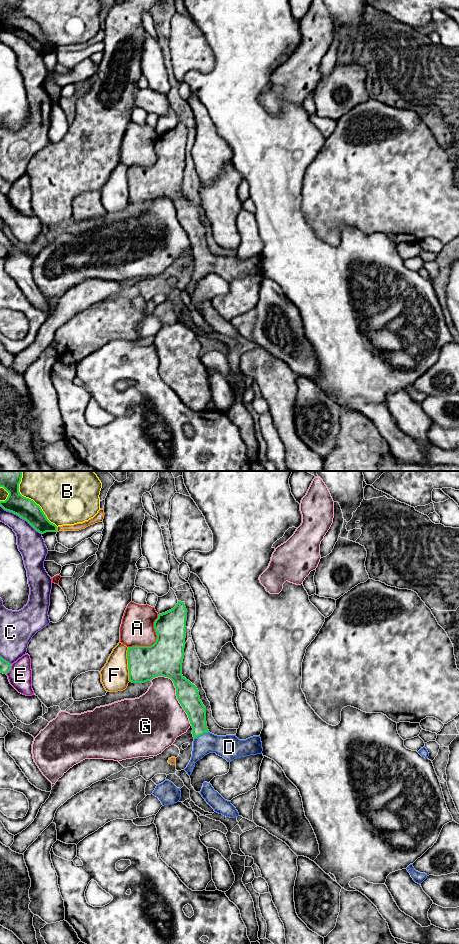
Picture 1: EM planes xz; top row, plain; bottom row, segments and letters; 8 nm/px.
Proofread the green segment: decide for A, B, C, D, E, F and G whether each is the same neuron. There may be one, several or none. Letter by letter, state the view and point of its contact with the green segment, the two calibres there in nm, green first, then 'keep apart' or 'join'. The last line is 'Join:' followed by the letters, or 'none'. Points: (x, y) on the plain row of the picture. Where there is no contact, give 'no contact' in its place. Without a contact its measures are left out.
A: xz (155, 162) | 280/260 nm | keep apart
B: xz (33, 21) | 170/360 nm | keep apart
C: xz (21, 37) | 170/220 nm | keep apart
D: xz (201, 254) | 160/200 nm | join
E: xz (10, 188) | 90/190 nm | keep apart
F: xz (128, 184) | 280/220 nm | keep apart
G: xz (176, 214) | 200/440 nm | keep apart
Join: D

